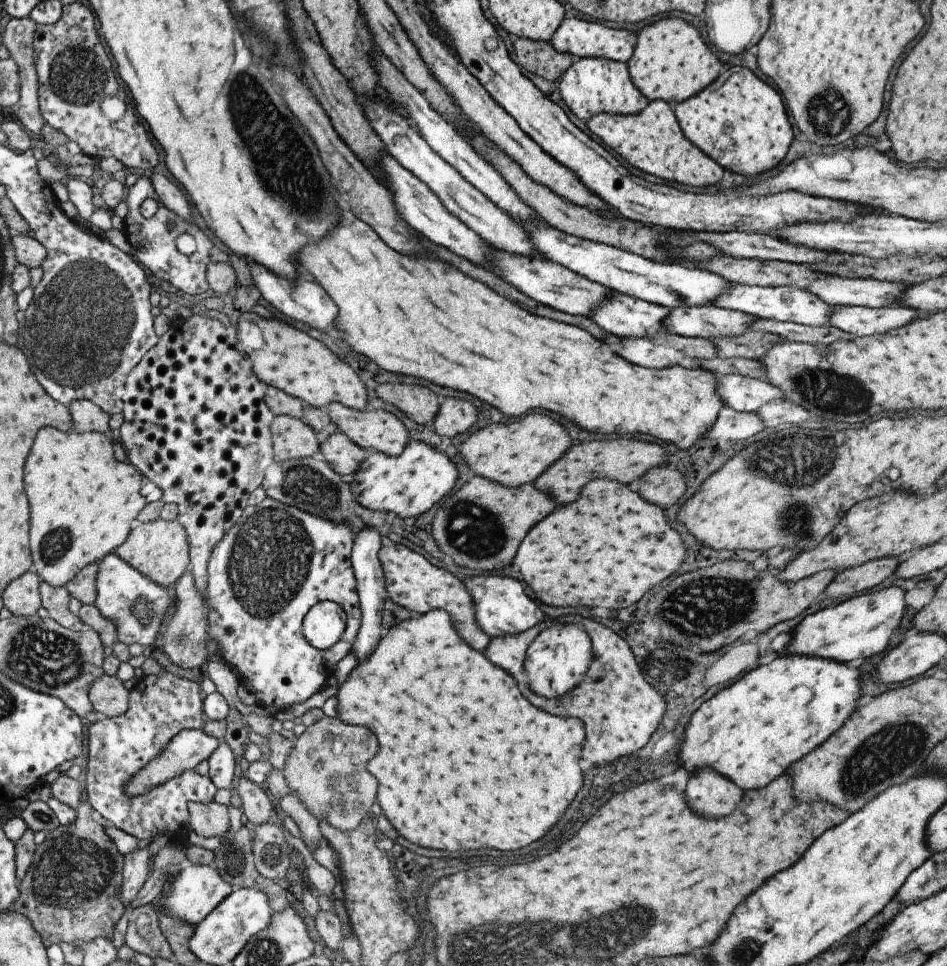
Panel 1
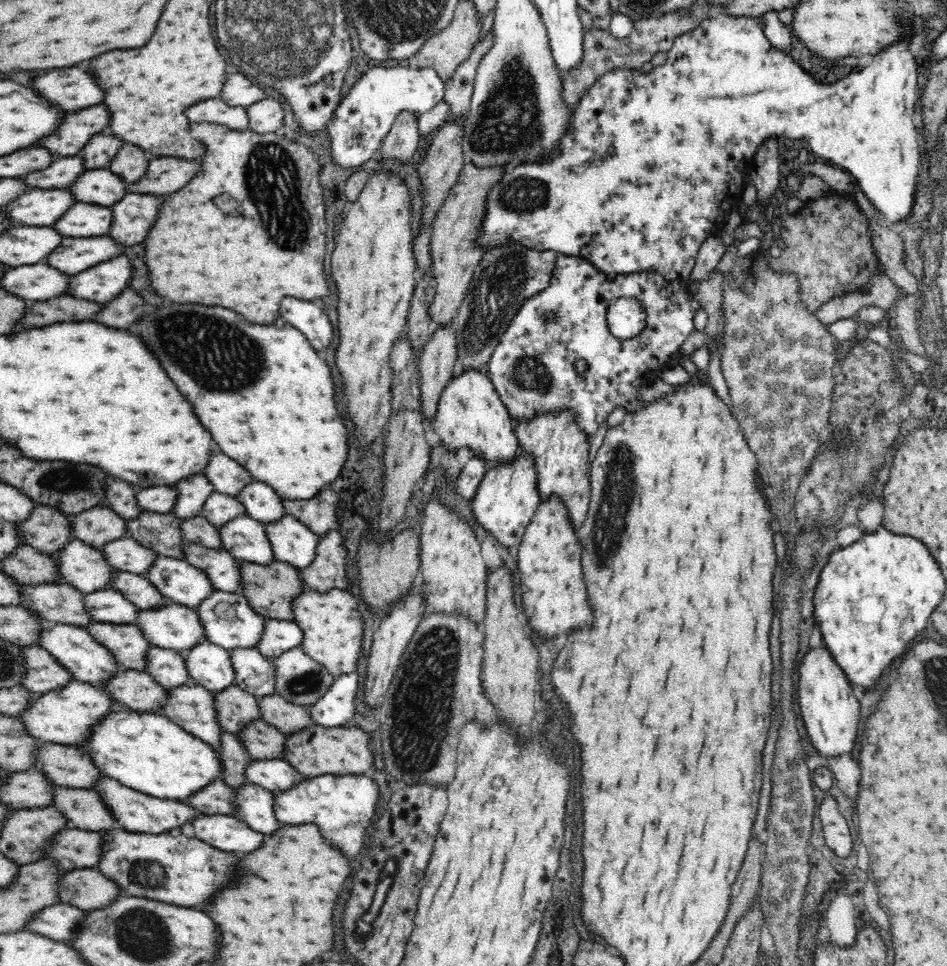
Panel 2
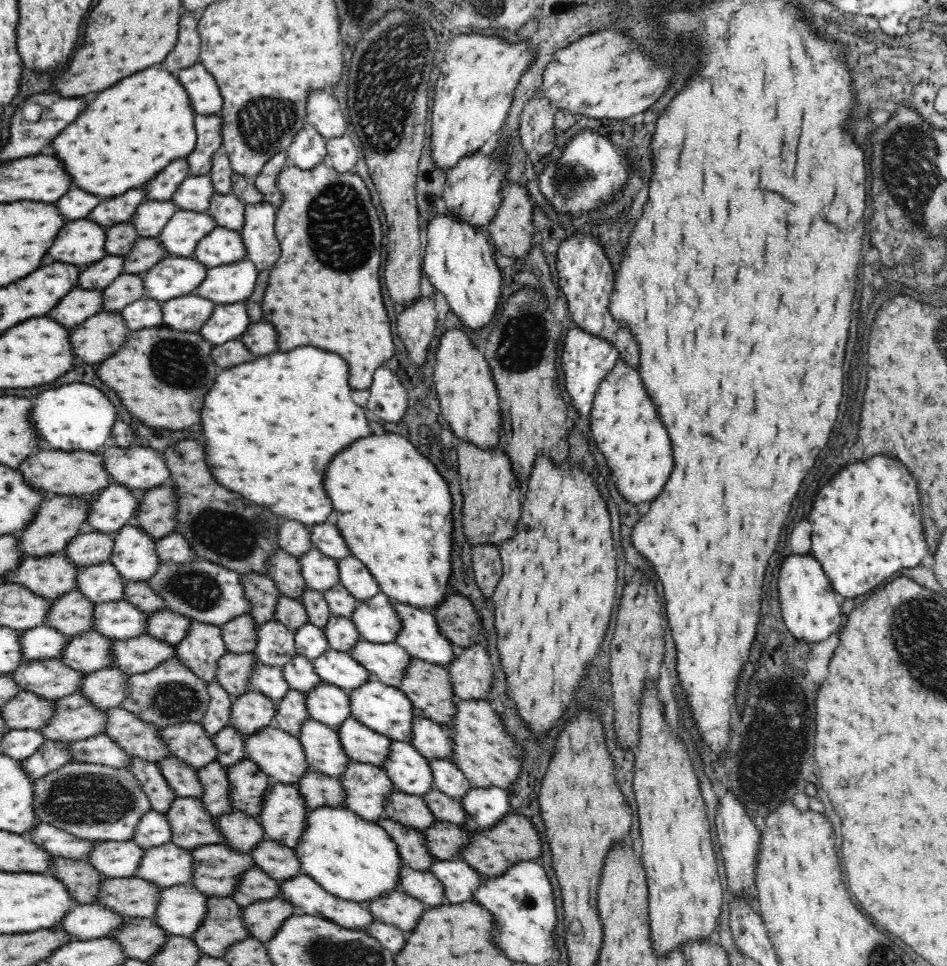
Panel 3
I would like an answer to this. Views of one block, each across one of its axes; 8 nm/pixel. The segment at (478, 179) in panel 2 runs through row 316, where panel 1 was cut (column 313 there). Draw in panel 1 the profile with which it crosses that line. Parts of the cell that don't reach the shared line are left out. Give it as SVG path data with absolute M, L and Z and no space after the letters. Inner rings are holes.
M275 415L269 427L276 463L309 457L319 452L317 434L302 418Z

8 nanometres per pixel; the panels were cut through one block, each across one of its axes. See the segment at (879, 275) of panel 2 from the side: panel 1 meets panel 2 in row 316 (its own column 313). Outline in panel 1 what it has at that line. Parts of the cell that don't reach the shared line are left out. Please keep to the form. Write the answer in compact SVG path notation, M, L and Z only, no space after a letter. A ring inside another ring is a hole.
M294 794L284 795L278 802L281 810L294 820L300 831L300 838L308 847L308 851L313 853L323 837L319 829L319 820L302 806Z

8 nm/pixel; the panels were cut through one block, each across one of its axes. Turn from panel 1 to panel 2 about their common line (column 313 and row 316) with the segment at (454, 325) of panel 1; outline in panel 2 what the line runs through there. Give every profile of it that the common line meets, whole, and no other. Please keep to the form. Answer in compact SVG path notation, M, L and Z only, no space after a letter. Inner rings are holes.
M208 122L194 124L194 126L192 126L192 136L196 136L196 140L200 140L200 142L204 142L204 144L206 144L206 152L204 152L204 155L198 159L198 162L200 163L198 174L193 176L180 190L162 196L162 202L159 206L160 212L158 212L157 217L155 218L156 224L152 225L152 230L150 230L147 234L146 240L143 242L144 252L146 252L144 260L146 260L146 266L148 266L148 272L150 272L148 276L150 276L150 284L152 284L152 288L154 288L160 296L166 296L166 298L170 298L170 300L174 300L174 302L182 302L182 304L186 304L186 302L188 302L188 304L204 304L204 306L222 306L222 308L230 308L230 310L240 312L240 314L244 314L248 320L258 322L258 324L272 324L272 322L274 322L274 318L276 318L276 314L278 314L278 304L280 304L282 296L294 296L294 298L302 298L302 300L306 300L306 298L322 298L322 296L326 296L326 294L328 294L328 284L326 284L326 278L324 278L324 266L322 266L322 262L324 262L324 254L326 254L326 246L324 246L324 244L326 244L326 220L324 220L324 214L326 214L327 209L324 208L325 200L319 179L320 164L312 151L305 145L290 142L290 140L286 140L286 138L278 136L278 134L258 134L250 129L237 131L224 125L220 126L220 124L208 124ZM218 196L226 198L226 200L228 200L226 204L236 202L240 208L234 208L234 210L230 210L230 212L228 212L228 210L220 210L220 208L216 208L218 204L216 204L214 200L216 200Z

